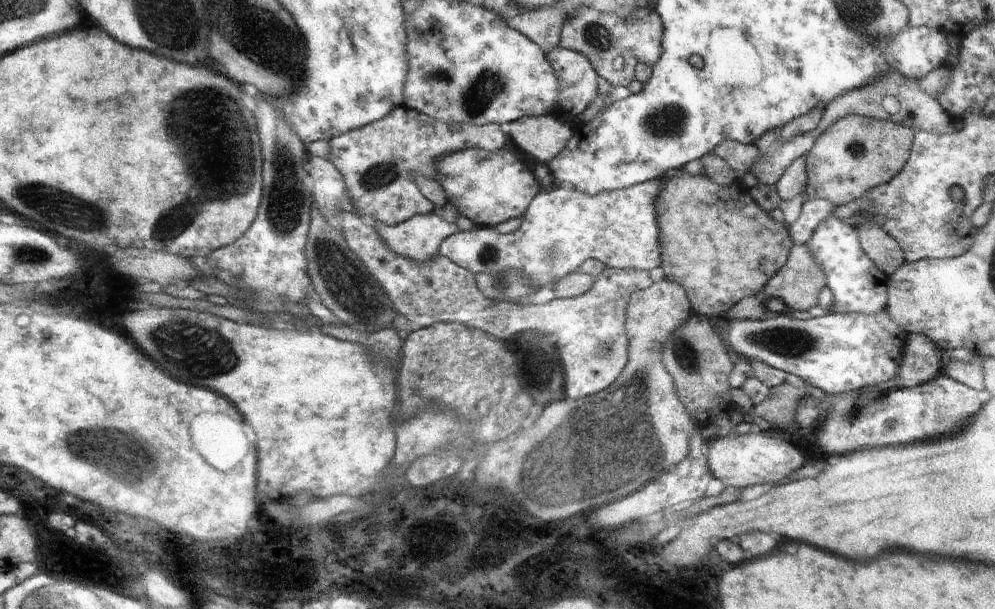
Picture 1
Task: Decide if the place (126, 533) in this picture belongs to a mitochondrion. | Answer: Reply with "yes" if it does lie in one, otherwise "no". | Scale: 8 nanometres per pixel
no

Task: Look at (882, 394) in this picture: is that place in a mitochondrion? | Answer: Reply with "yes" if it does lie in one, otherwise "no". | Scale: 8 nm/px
no

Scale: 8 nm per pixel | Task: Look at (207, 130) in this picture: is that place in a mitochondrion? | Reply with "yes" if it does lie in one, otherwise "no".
yes

